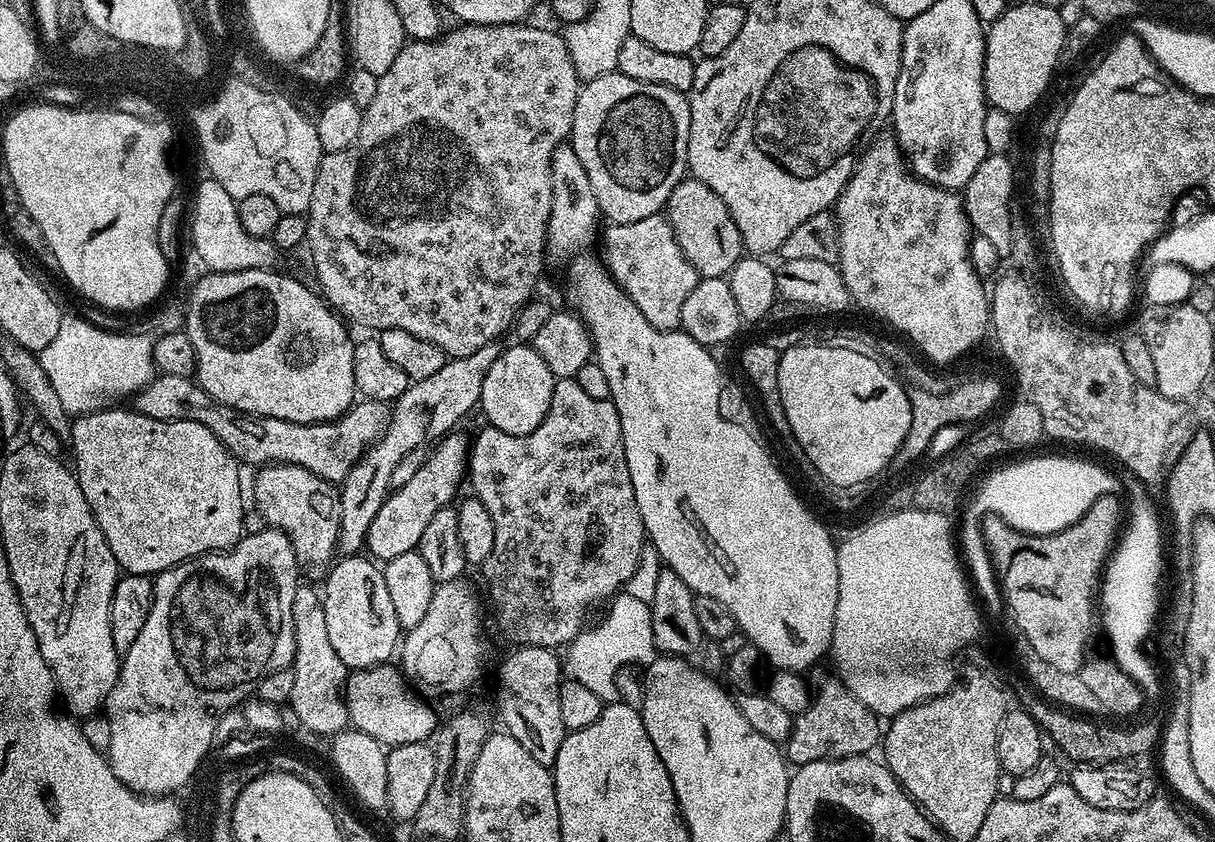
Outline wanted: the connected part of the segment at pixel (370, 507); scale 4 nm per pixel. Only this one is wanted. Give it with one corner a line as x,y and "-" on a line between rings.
493,342
482,346
482,350
474,350
474,354
449,359
442,370
436,371
430,378
411,381
406,394
395,400
388,429
360,455
360,461
339,485
338,552
341,557
355,556
365,547
370,522
374,522
374,514
382,510
384,500
390,495
390,474
394,474
394,466
402,462
410,450
424,446
428,439
435,442
441,436
447,436
471,408
475,409
479,405
482,382
486,382
486,374
490,374
490,366
500,357
501,351
501,345

